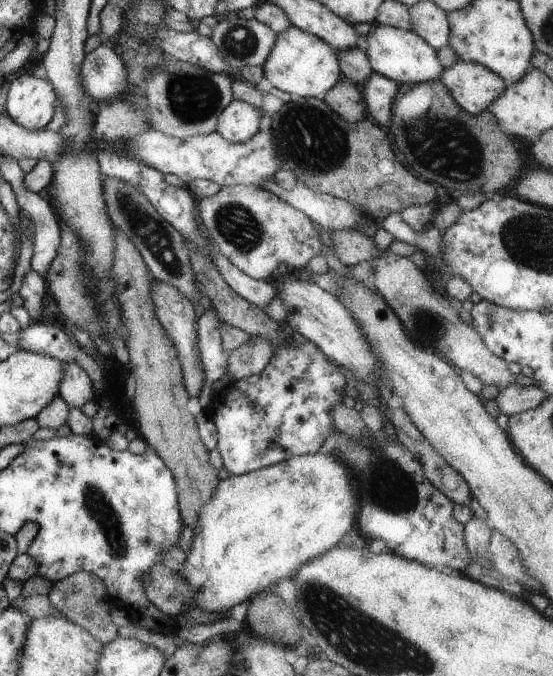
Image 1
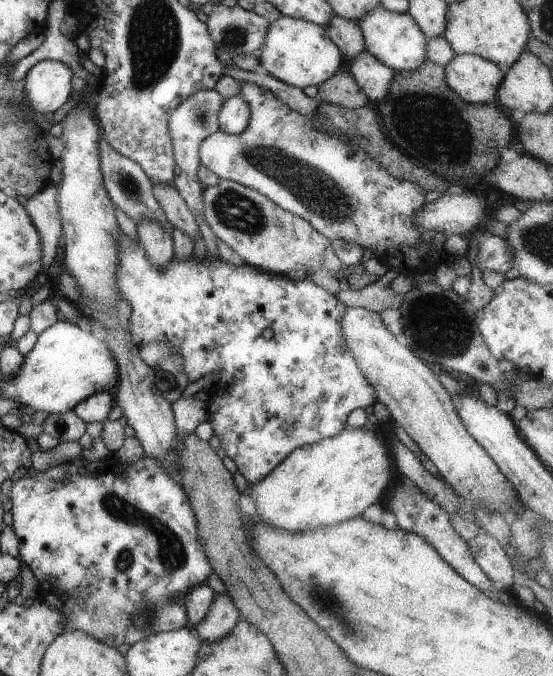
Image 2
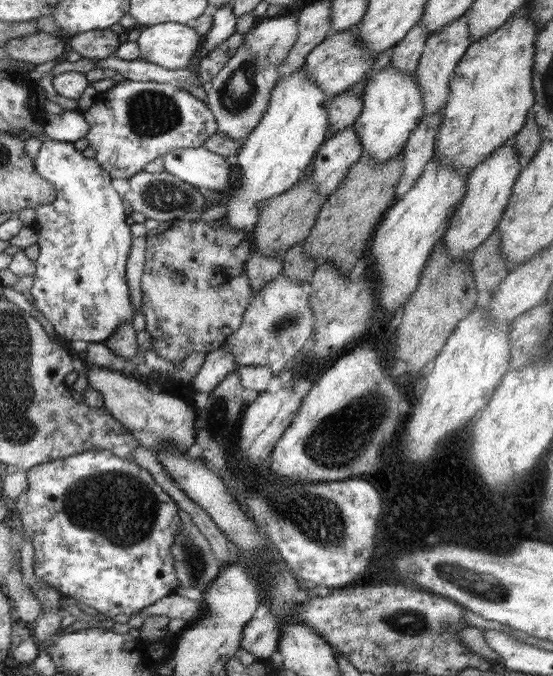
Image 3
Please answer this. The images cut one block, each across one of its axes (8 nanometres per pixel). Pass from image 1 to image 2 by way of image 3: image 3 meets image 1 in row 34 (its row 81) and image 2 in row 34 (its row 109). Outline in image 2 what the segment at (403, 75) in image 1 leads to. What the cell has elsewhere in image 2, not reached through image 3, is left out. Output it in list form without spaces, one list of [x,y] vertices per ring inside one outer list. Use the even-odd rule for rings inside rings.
[[[380,4],[374,10],[370,10],[368,14],[365,14],[364,18],[360,18],[357,23],[367,52],[372,56],[376,56],[378,61],[389,66],[395,72],[402,73],[408,70],[418,70],[424,64],[424,60],[427,59],[427,38],[416,24],[416,21],[407,12],[404,14],[390,12]]]

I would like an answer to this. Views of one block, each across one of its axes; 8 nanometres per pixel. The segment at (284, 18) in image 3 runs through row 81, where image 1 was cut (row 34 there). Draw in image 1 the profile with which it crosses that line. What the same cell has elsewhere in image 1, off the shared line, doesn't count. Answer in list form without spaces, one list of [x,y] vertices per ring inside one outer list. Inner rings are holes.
[[[223,16],[210,36],[223,60],[242,70],[266,63],[277,42],[277,33],[257,19],[241,20]]]

